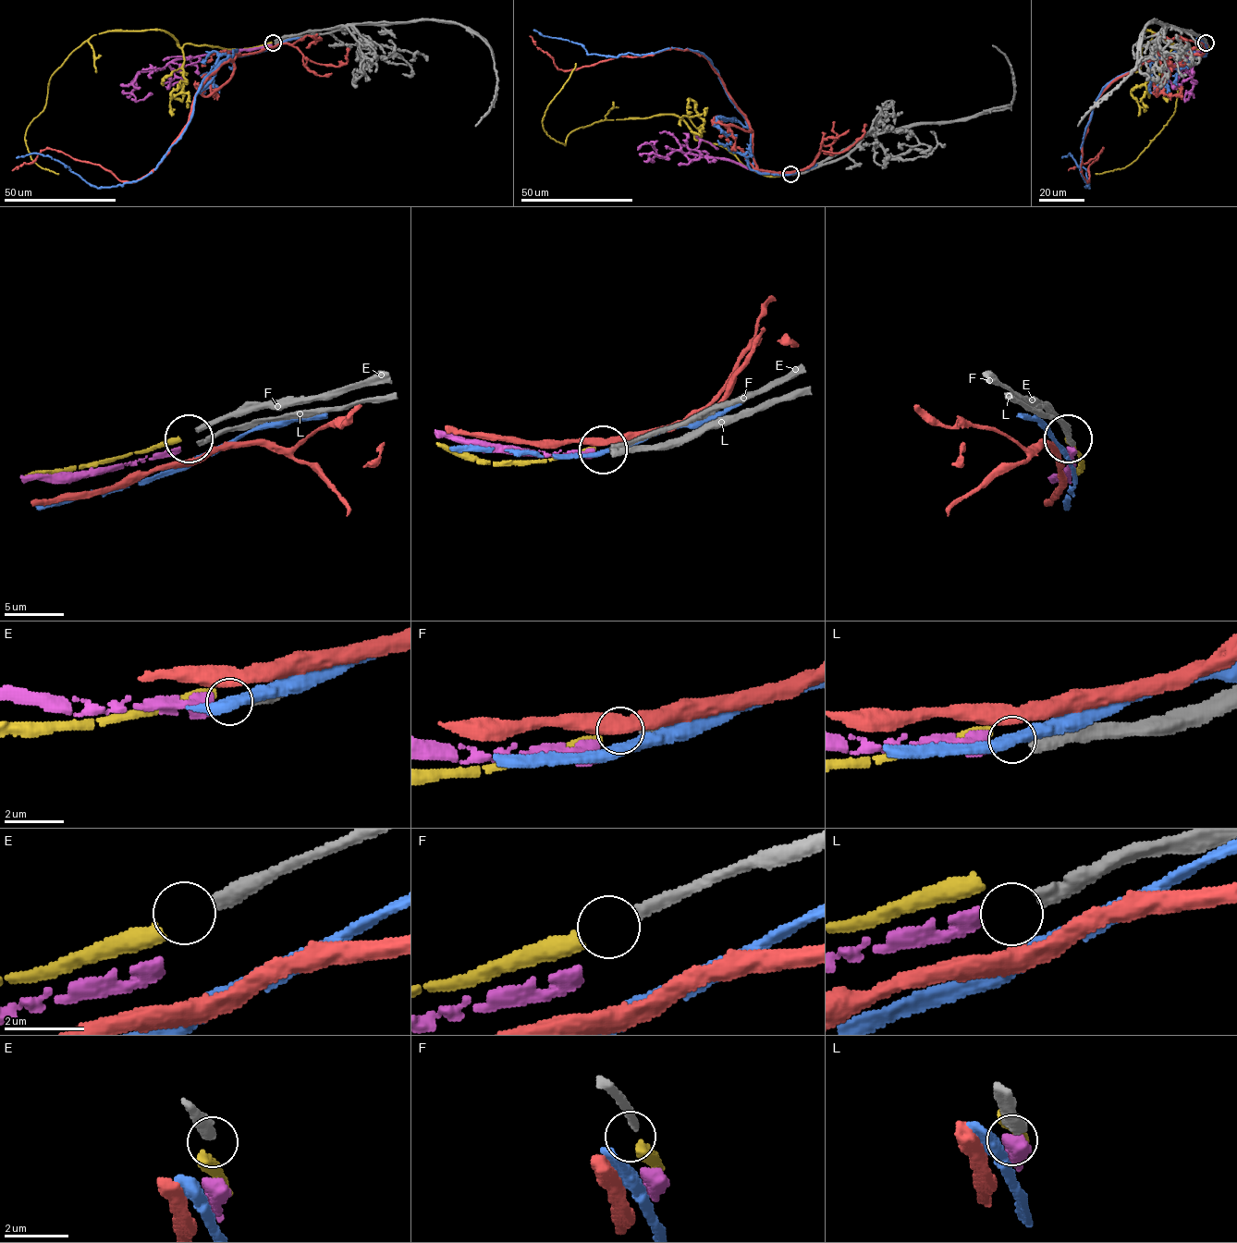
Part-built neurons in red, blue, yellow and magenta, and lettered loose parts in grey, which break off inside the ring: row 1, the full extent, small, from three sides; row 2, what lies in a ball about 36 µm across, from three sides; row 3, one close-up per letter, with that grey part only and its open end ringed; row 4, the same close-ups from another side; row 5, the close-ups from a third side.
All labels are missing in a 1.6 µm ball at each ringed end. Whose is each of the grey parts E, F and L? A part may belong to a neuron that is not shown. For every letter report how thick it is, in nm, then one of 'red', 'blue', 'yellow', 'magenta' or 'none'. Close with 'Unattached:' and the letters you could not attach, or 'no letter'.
E: 440 nm thick; none
F: 280 nm thick; yellow
L: 460 nm thick; magenta
Unattached: E

